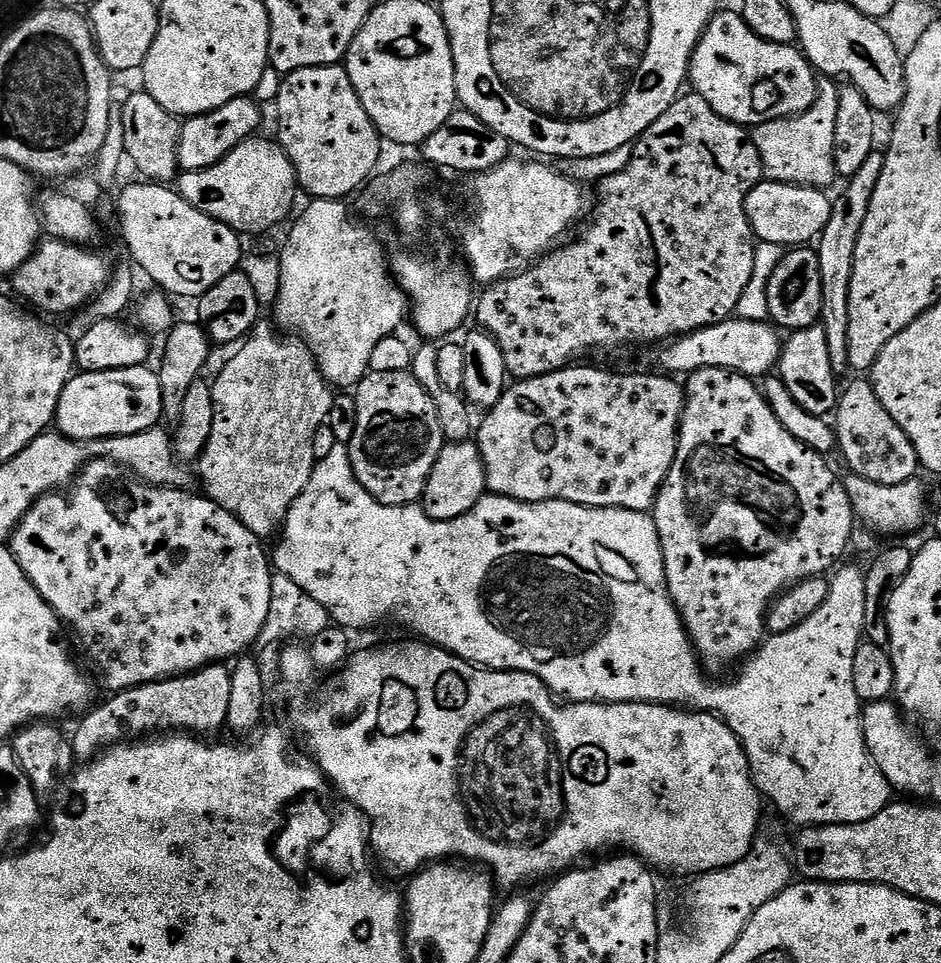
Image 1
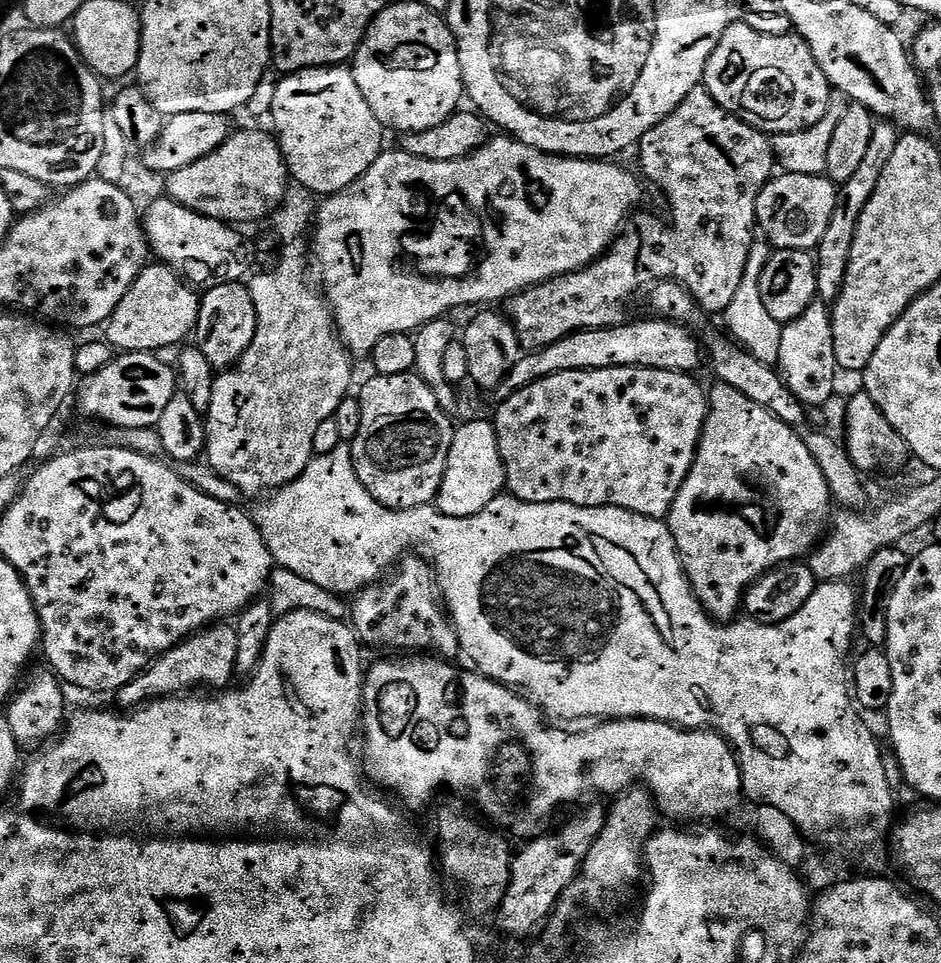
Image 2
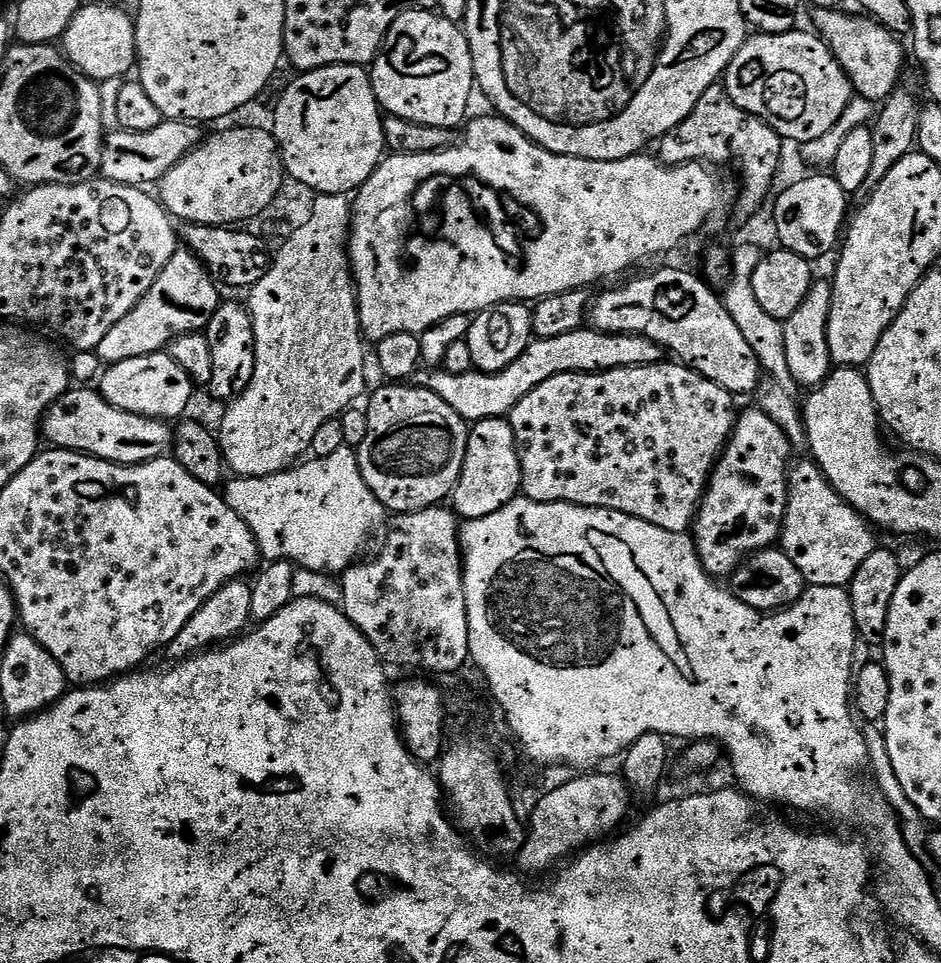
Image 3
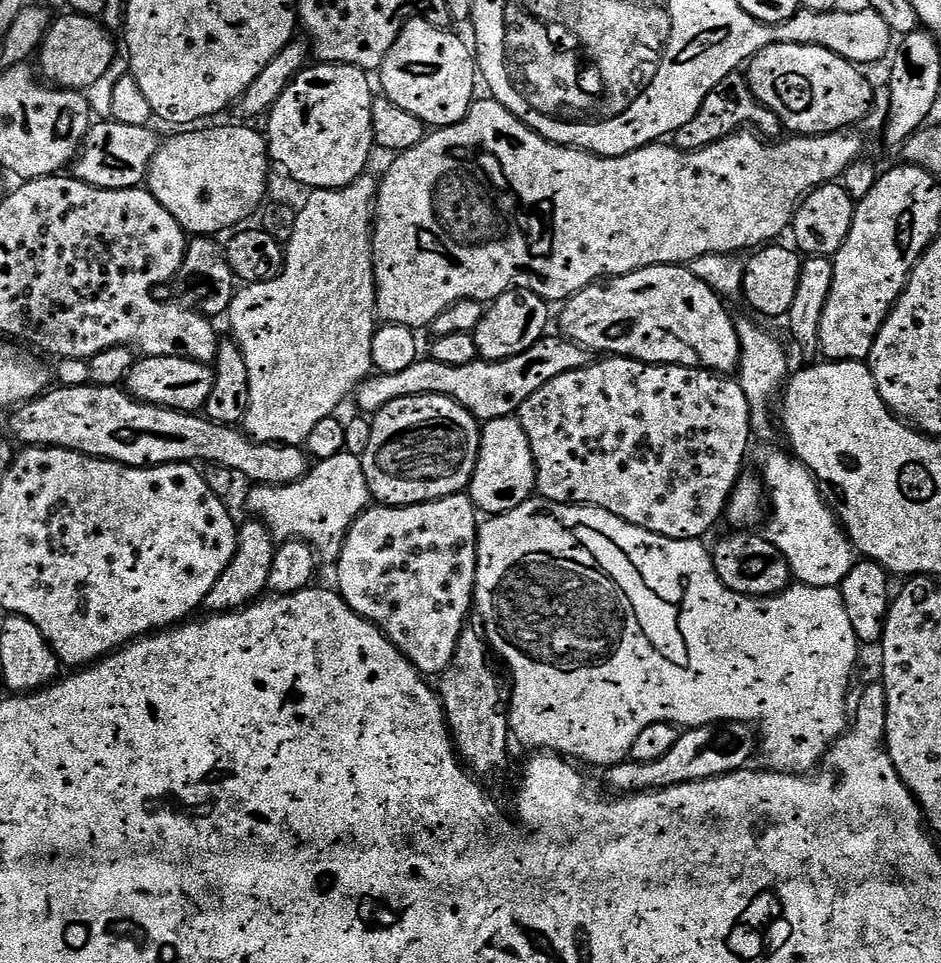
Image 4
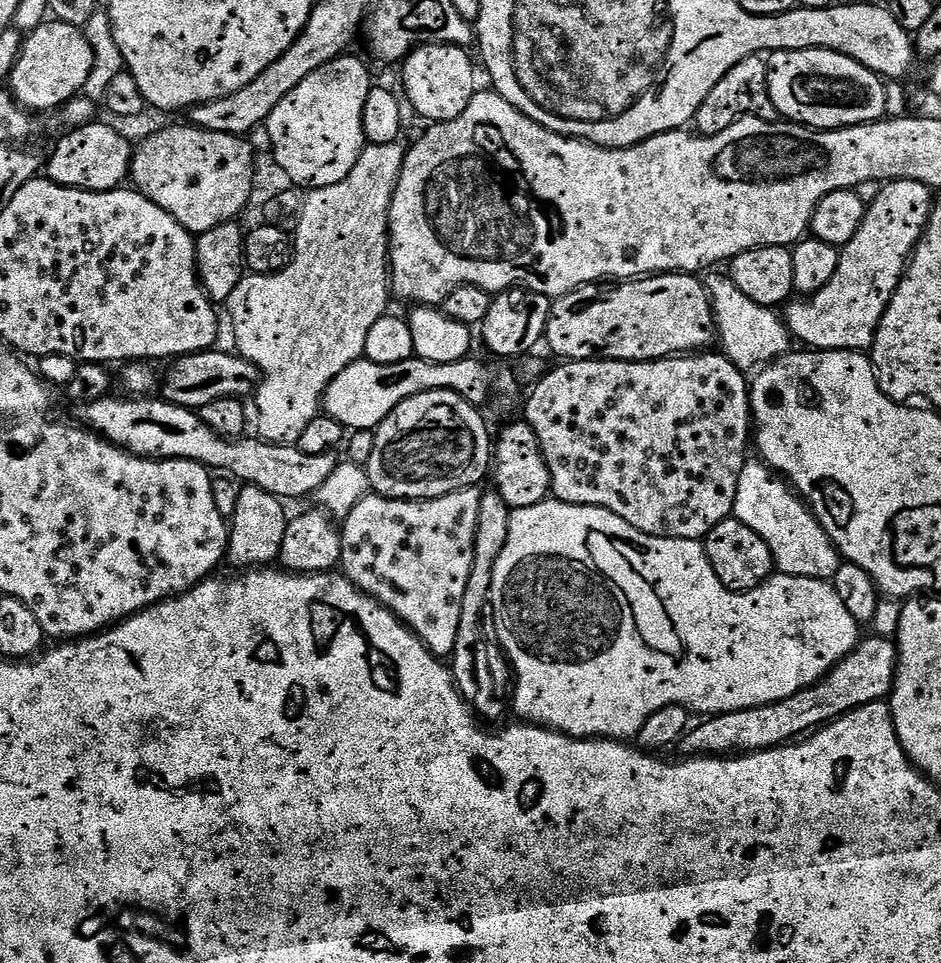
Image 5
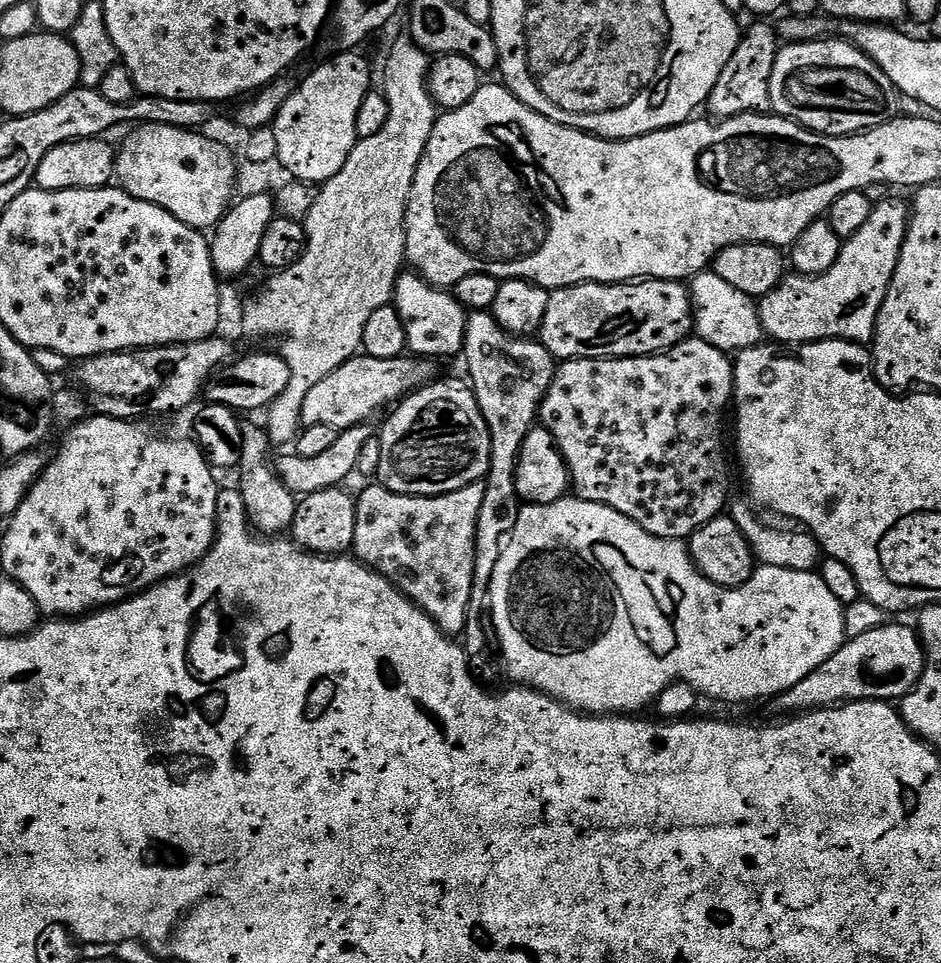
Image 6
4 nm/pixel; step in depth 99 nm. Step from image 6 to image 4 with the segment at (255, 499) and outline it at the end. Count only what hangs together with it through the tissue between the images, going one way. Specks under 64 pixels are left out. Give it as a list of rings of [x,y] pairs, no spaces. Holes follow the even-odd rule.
[[[248,518],[245,524],[239,525],[236,534],[236,553],[230,558],[230,566],[218,574],[218,582],[210,586],[210,594],[206,594],[203,607],[209,613],[239,612],[241,608],[256,603],[268,592],[270,582],[270,566],[274,566],[274,554],[278,547],[277,540],[270,534],[264,521]]]

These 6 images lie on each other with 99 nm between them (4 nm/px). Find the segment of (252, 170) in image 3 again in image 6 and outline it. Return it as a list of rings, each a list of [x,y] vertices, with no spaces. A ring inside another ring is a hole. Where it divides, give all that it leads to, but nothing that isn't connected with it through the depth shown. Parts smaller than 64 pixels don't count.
[[[140,124],[124,140],[124,145],[119,145],[116,154],[115,179],[119,187],[129,192],[135,200],[145,200],[154,206],[164,208],[178,222],[197,230],[212,230],[220,223],[234,204],[237,182],[237,157],[232,157],[232,152],[224,144],[211,140],[200,130],[190,128],[175,128],[161,124]]]

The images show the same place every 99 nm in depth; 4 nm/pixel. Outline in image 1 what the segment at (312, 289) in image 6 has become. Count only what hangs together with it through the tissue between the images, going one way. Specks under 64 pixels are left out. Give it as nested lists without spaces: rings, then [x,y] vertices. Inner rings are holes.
[[[257,323],[247,339],[235,349],[237,352],[233,354],[232,361],[217,374],[216,380],[211,381],[214,426],[210,430],[210,438],[206,442],[204,451],[198,457],[198,465],[200,464],[198,480],[202,485],[203,495],[207,496],[209,500],[213,500],[218,506],[222,506],[222,510],[226,510],[239,518],[255,536],[261,538],[267,538],[271,532],[276,534],[281,531],[284,520],[288,517],[290,506],[294,506],[298,494],[302,494],[302,490],[306,490],[306,482],[310,482],[310,474],[317,462],[314,458],[314,434],[318,434],[318,430],[326,423],[334,397],[333,389],[325,380],[324,375],[320,373],[320,369],[316,367],[316,360],[312,356],[312,351],[304,345],[304,341],[288,334],[276,336],[277,329],[271,323],[269,323],[270,325],[264,323]]]

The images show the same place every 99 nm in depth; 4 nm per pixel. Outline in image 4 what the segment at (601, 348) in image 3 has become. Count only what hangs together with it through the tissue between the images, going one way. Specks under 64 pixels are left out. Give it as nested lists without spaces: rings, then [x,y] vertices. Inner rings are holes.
[[[545,334],[530,350],[518,354],[509,360],[481,360],[477,358],[466,366],[446,366],[431,358],[421,358],[406,370],[398,374],[385,372],[373,374],[356,389],[354,401],[364,414],[375,414],[382,406],[407,396],[445,396],[461,404],[475,416],[477,421],[493,420],[503,416],[516,416],[520,407],[546,382],[558,378],[567,372],[576,372],[593,363],[593,353],[587,348],[569,340],[563,335]]]

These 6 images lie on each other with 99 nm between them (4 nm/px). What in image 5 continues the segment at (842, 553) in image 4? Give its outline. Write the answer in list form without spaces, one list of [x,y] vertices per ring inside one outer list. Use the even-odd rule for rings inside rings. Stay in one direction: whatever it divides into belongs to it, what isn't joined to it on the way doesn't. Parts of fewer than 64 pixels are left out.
[[[759,458],[745,459],[742,474],[738,474],[738,494],[734,494],[732,516],[742,522],[742,526],[750,526],[750,530],[770,546],[772,562],[779,575],[831,581],[840,568],[841,554],[818,518],[792,485]]]

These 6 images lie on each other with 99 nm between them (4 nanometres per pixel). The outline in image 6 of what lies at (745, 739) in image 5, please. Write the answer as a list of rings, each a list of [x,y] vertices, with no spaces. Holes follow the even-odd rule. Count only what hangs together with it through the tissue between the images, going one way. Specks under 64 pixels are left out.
[[[880,624],[877,628],[868,628],[856,637],[845,639],[844,644],[814,674],[802,678],[798,686],[786,690],[781,696],[771,701],[772,708],[780,714],[799,714],[815,712],[817,708],[835,708],[854,700],[863,702],[900,702],[916,687],[924,672],[924,646],[915,627],[907,628],[904,624]]]

